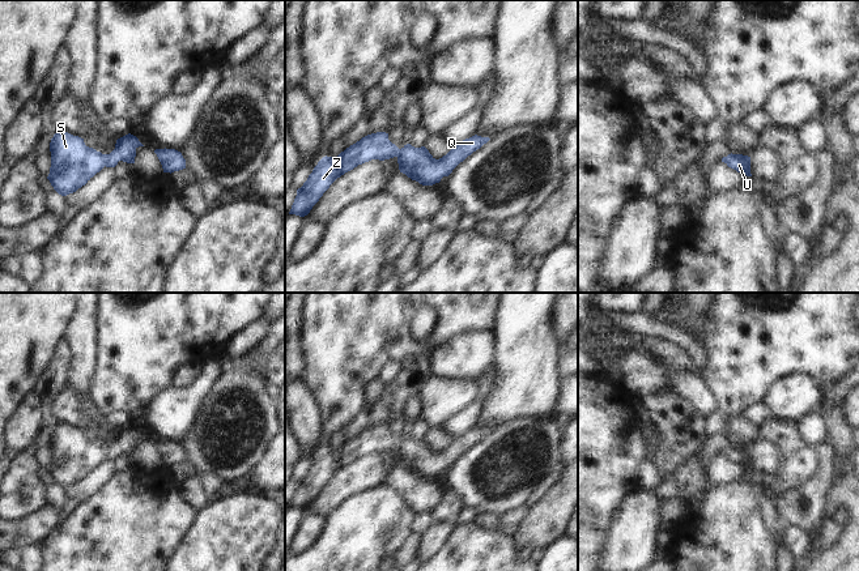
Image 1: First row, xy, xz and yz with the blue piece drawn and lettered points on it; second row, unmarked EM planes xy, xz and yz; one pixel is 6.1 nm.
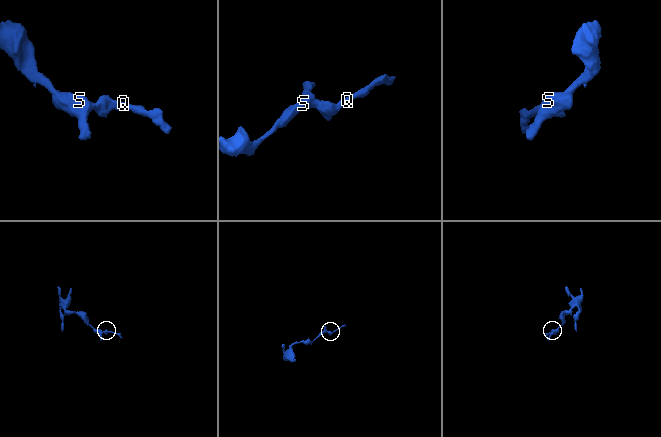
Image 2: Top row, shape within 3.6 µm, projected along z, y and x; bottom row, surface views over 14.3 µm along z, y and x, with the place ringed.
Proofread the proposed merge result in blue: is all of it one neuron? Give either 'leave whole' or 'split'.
leave whole

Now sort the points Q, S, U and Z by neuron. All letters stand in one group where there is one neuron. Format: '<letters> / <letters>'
Q S U Z

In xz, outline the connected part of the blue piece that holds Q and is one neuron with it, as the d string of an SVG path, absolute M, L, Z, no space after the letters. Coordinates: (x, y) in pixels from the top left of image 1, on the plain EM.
M386 425L367 427L337 449L326 448L318 455L303 478L297 482L289 507L307 508L337 470L371 452L384 453L396 449L400 465L422 478L433 478L448 469L460 455L489 432L475 427L454 436L446 448L435 452L425 439L414 440L407 436L399 442L388 432Z

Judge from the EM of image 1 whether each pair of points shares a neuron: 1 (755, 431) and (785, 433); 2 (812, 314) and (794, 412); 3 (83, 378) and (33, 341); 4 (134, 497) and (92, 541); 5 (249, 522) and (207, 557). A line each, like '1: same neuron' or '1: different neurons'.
1: different neurons
2: different neurons
3: different neurons
4: same neuron
5: same neuron

